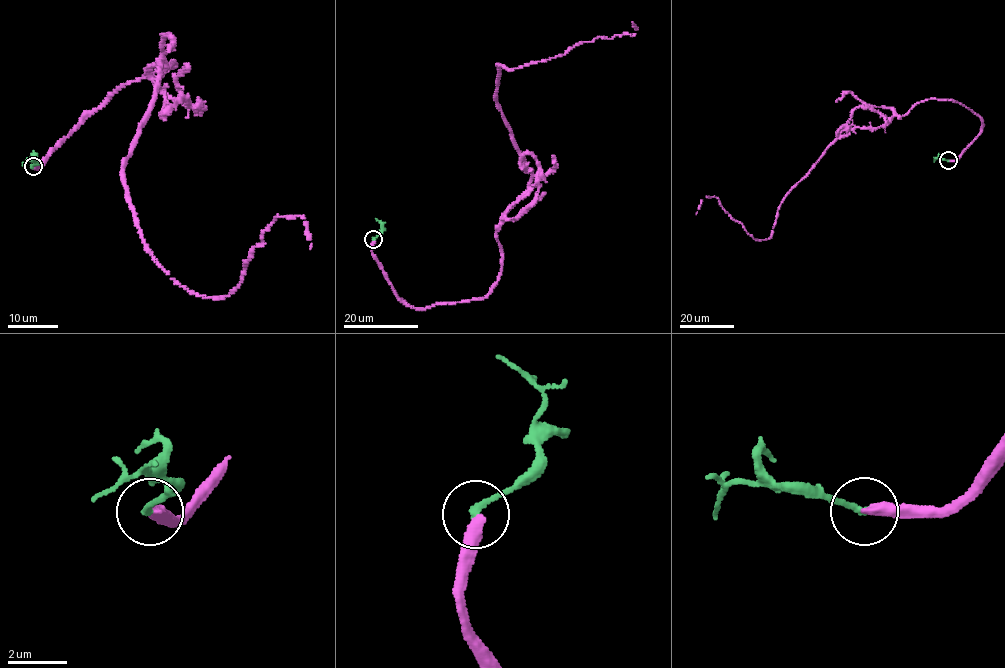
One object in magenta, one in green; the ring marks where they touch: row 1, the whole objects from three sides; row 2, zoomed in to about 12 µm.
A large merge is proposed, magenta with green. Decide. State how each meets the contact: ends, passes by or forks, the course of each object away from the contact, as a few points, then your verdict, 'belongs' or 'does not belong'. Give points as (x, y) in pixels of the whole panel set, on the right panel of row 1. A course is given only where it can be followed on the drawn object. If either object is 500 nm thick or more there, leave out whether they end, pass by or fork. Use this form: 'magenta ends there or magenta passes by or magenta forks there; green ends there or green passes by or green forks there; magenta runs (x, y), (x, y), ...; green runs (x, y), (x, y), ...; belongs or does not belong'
magenta ends there; green ends there; magenta runs (947, 160), (981, 132), (972, 110), (860, 105), (770, 237), (715, 197), (696, 214); green runs (948, 160), (936, 158), (934, 161); does not belong

